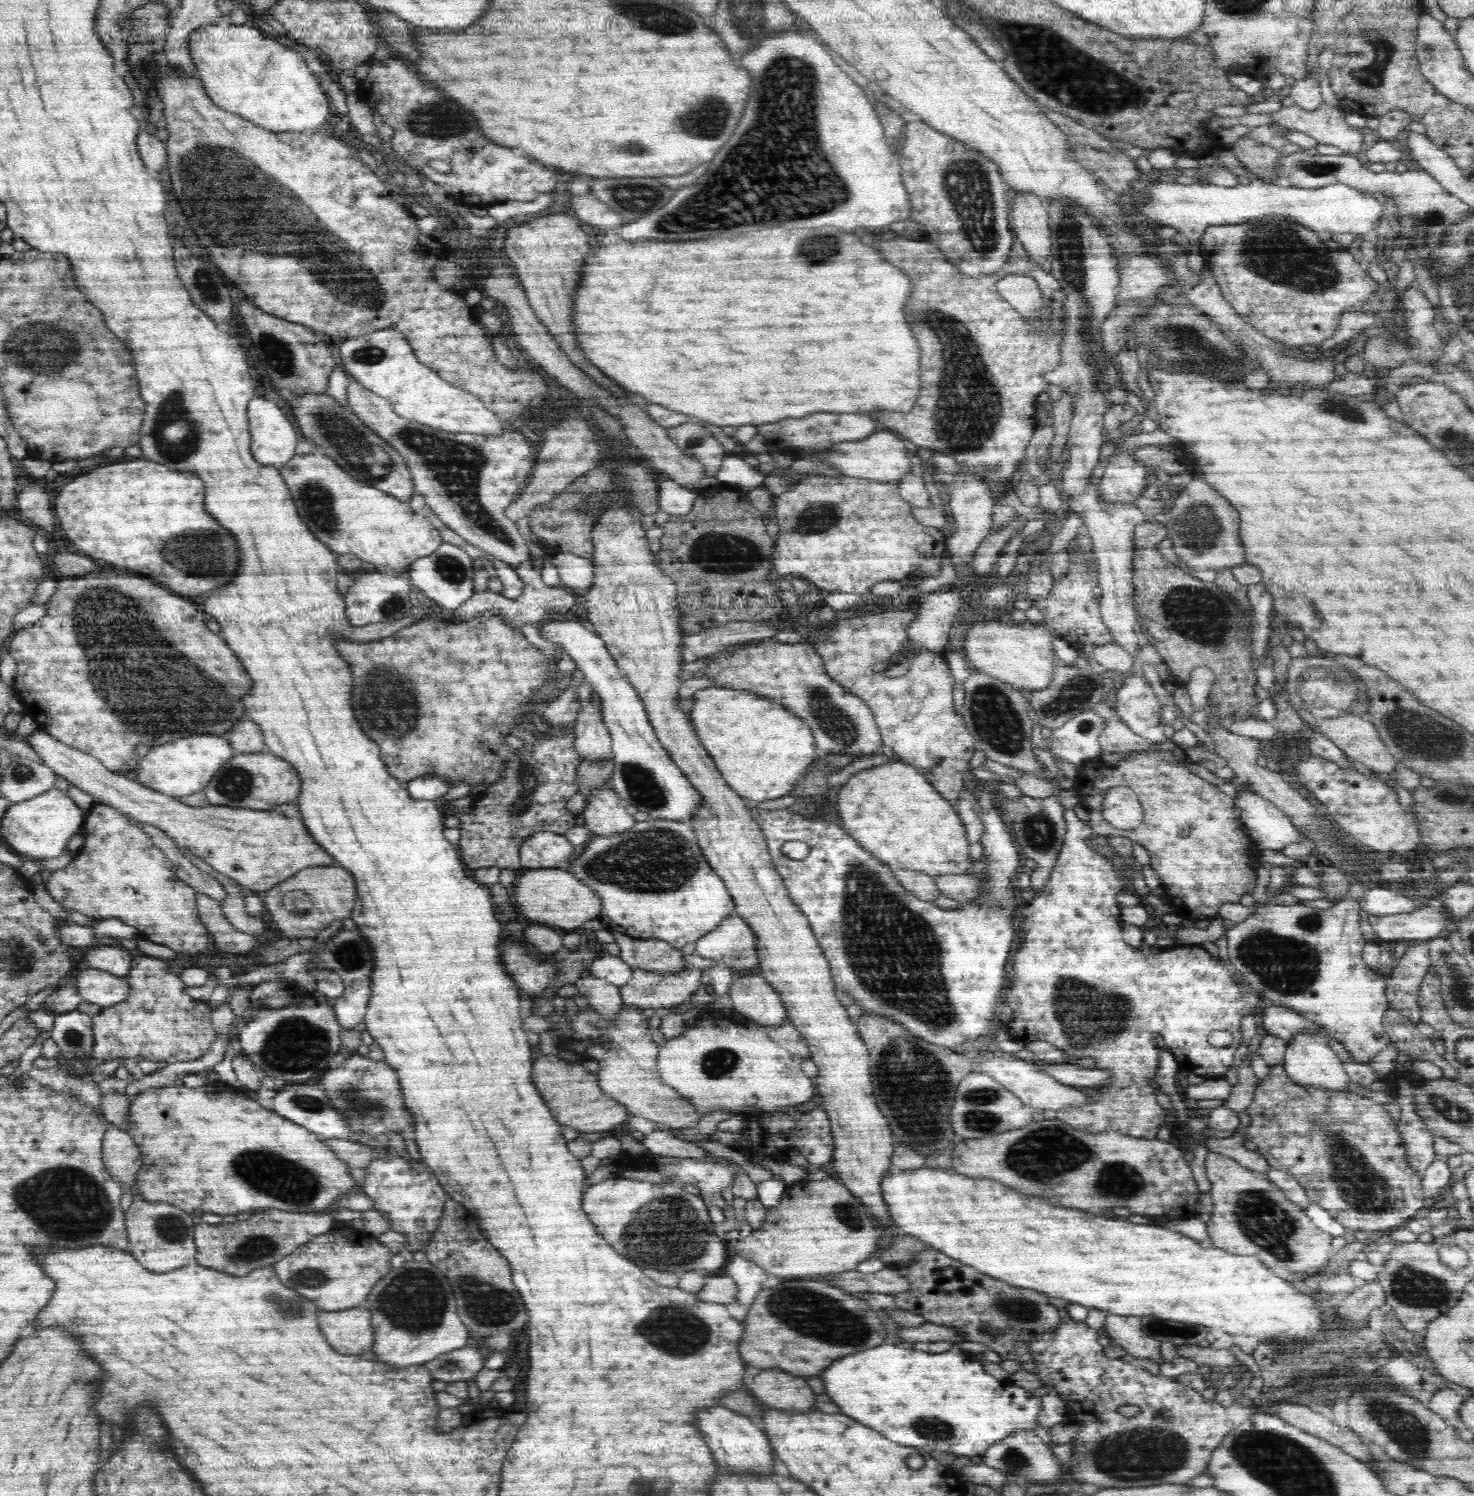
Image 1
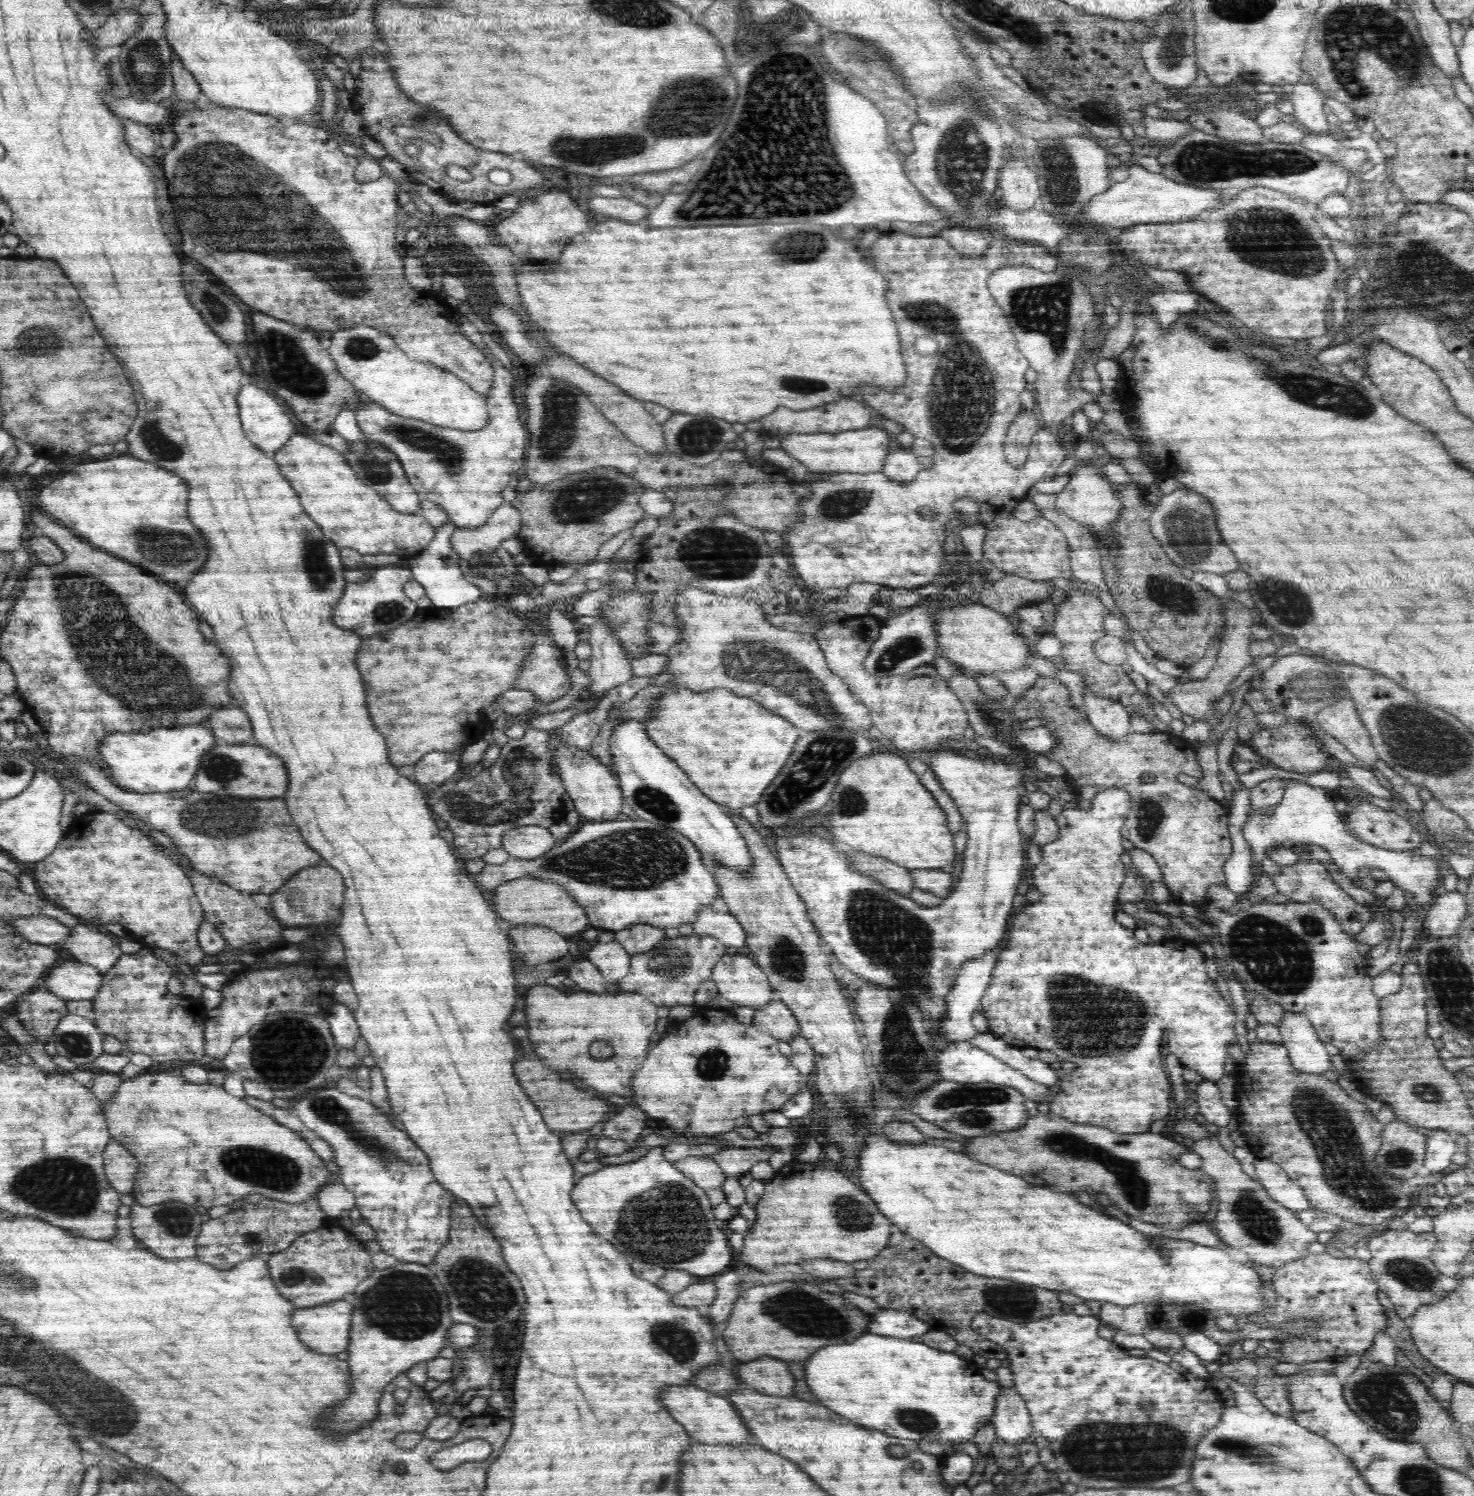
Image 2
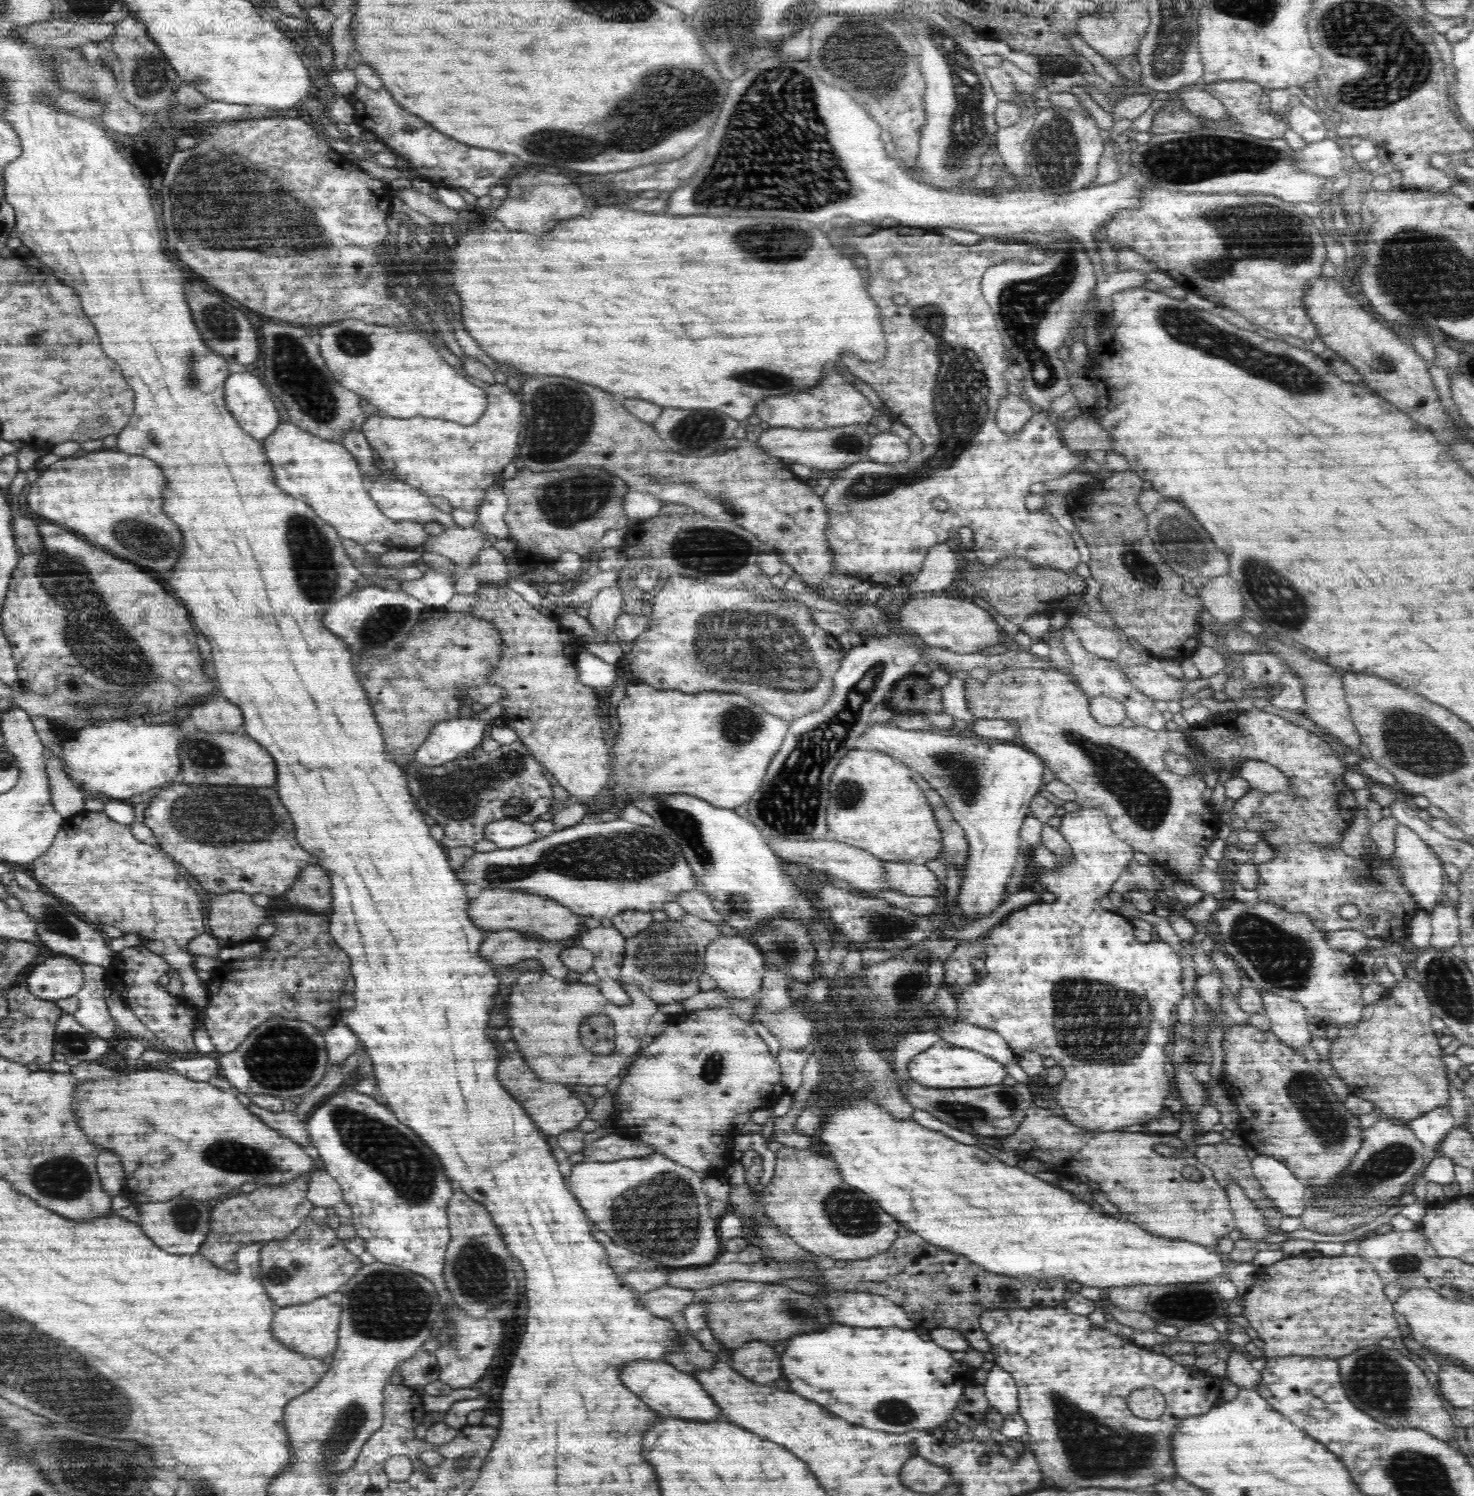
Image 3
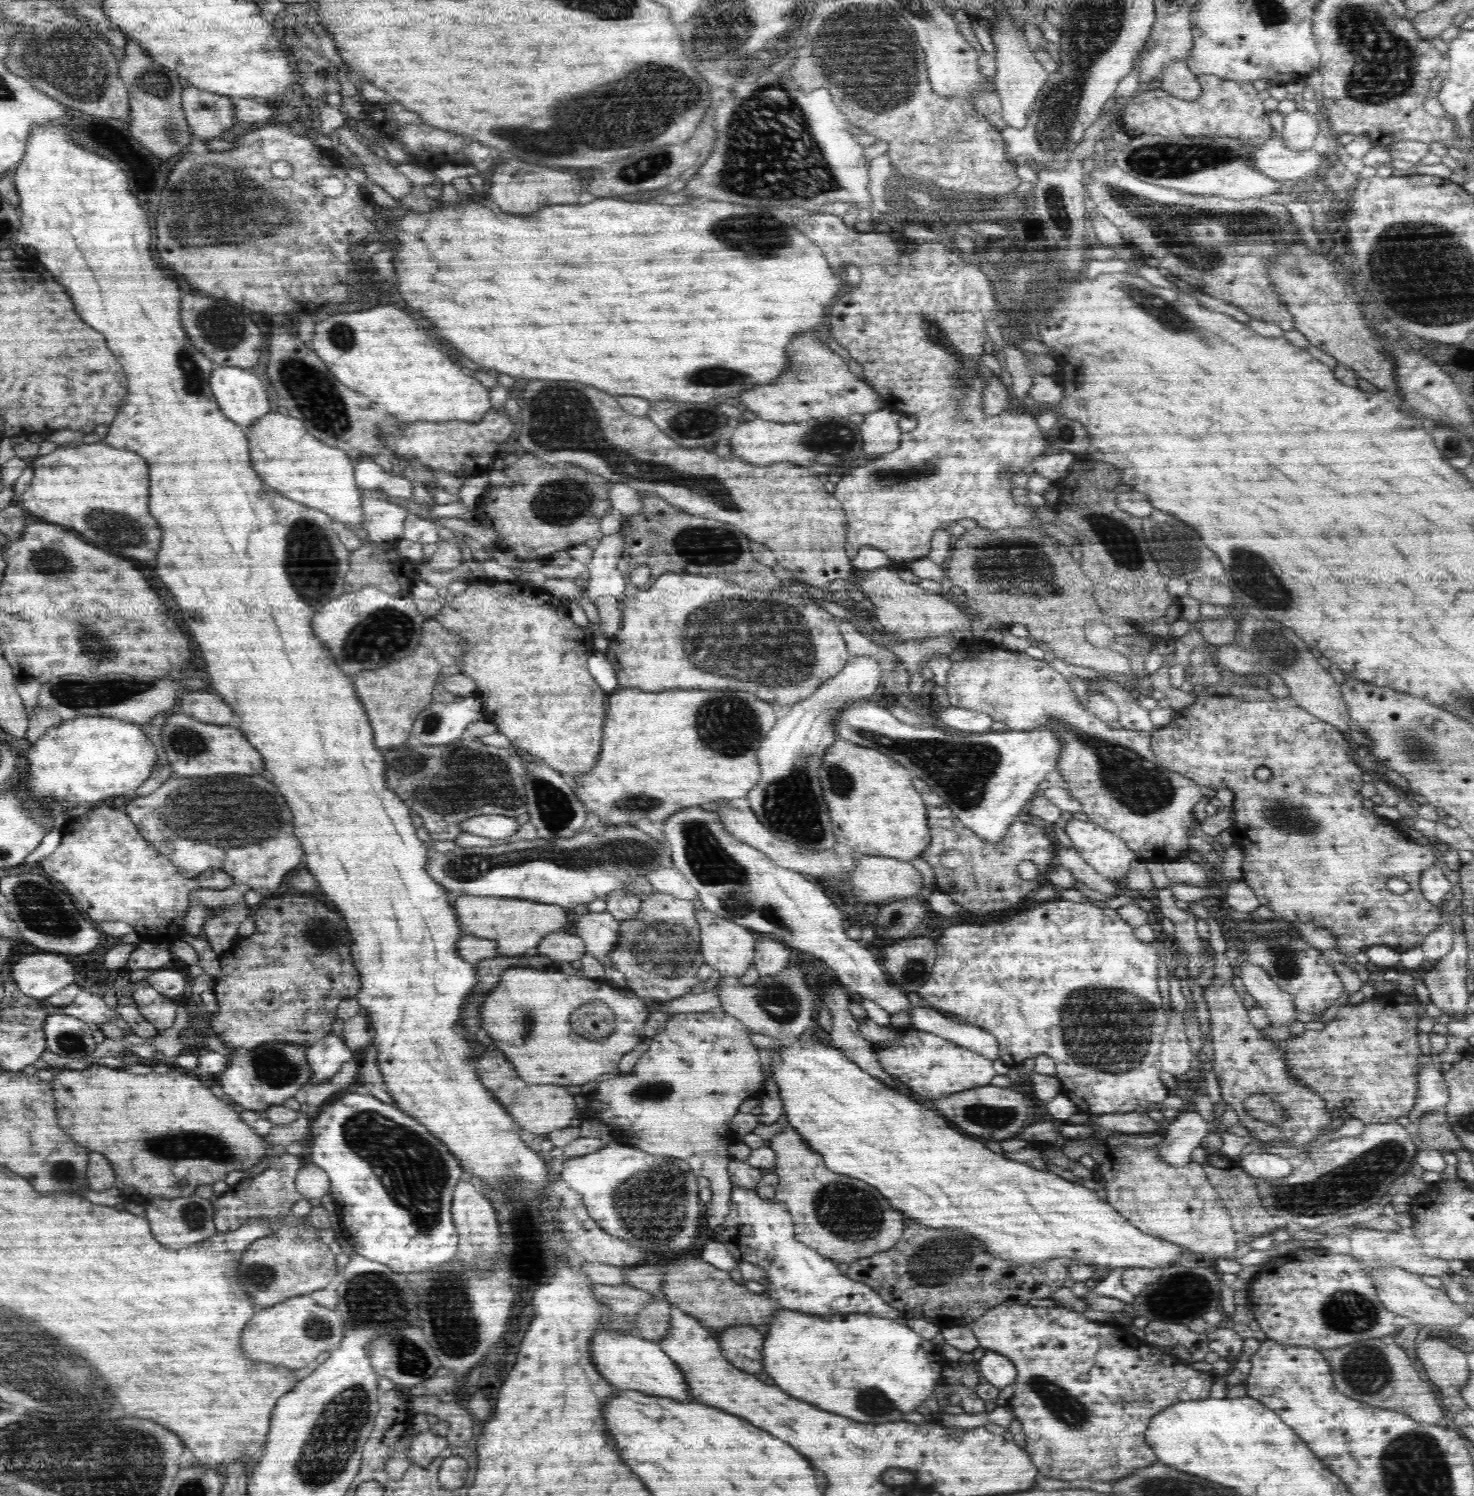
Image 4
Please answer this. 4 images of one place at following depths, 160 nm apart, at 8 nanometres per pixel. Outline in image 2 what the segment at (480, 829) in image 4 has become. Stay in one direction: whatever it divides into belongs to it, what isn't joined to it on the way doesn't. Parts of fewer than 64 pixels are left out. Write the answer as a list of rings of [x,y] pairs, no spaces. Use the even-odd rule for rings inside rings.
[[[536,825],[512,828],[503,835],[502,848],[514,858],[540,858],[555,844],[548,829]]]

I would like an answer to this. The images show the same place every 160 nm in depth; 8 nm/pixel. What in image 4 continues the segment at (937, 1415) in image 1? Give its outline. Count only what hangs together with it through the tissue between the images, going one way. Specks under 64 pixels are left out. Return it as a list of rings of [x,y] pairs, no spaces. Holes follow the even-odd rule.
[[[782,1308],[772,1316],[774,1324],[770,1326],[770,1334],[766,1336],[764,1342],[764,1370],[774,1378],[774,1382],[788,1392],[790,1396],[810,1402],[822,1410],[828,1412],[836,1412],[842,1414],[846,1418],[852,1418],[856,1422],[872,1422],[872,1424],[880,1424],[880,1422],[896,1422],[896,1420],[904,1420],[906,1414],[914,1412],[914,1410],[927,1410],[934,1407],[934,1388],[936,1384],[942,1381],[942,1370],[948,1361],[942,1355],[941,1347],[930,1343],[922,1336],[919,1336],[914,1330],[908,1328],[908,1325],[902,1326],[904,1322],[894,1322],[888,1318],[876,1318],[876,1315],[866,1314],[846,1314],[846,1316],[810,1316],[810,1314],[802,1314],[802,1312],[790,1312],[789,1309]]]

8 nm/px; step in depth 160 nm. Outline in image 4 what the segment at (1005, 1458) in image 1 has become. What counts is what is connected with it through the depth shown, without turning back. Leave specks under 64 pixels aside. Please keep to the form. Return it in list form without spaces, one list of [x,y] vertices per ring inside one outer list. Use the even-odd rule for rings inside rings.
[[[986,1351],[986,1354],[978,1362],[978,1371],[982,1372],[982,1376],[998,1389],[1013,1384],[1017,1376],[1015,1364],[1003,1354]]]

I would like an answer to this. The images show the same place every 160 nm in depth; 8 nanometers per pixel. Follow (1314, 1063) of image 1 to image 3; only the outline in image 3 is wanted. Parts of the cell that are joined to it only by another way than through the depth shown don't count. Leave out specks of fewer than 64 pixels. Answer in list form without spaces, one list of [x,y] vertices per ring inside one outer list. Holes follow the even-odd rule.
[[[1259,989],[1258,991],[1264,1001],[1265,1014],[1270,1021],[1270,1030],[1284,1044],[1301,1053],[1302,1048],[1310,1045],[1312,1040],[1305,1008],[1292,999],[1282,998]]]

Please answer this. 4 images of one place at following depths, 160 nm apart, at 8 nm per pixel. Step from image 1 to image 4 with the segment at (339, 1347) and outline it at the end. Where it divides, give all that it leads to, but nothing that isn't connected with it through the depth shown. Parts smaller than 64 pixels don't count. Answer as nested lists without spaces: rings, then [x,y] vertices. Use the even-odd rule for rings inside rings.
[[[300,1295],[260,1310],[244,1328],[242,1348],[252,1360],[270,1362],[294,1371],[308,1366],[322,1352],[335,1349],[343,1334],[343,1320],[337,1311],[318,1305],[310,1295]]]

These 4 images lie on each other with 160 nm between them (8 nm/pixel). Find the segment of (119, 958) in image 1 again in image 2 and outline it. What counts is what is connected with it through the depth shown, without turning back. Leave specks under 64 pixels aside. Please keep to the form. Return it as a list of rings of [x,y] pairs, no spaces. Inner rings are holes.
[[[83,921],[77,927],[70,928],[70,936],[64,938],[62,945],[77,961],[92,965],[101,973],[114,968],[123,954],[112,936]]]

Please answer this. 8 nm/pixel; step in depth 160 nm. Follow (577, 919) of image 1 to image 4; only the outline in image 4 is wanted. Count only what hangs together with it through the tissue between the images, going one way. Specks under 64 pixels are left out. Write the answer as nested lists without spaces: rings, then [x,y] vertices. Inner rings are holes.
[[[460,895],[452,908],[464,934],[496,940],[496,952],[508,957],[533,953],[546,934],[566,930],[568,924],[563,907],[528,899]]]

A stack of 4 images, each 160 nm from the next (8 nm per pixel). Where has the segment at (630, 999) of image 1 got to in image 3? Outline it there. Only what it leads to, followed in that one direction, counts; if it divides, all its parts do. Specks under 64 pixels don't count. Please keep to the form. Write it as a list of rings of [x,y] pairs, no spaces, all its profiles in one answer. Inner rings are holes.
[[[685,912],[681,921],[655,921],[640,934],[625,940],[620,979],[623,984],[640,987],[657,1005],[681,1002],[698,994],[700,980],[706,974],[704,954],[708,944],[720,934],[720,928],[708,919]]]

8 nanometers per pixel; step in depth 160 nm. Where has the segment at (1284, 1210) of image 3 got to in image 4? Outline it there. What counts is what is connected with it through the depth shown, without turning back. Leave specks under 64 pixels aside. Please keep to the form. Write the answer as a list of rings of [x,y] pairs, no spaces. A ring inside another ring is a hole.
[[[1250,1153],[1237,1162],[1250,1177],[1268,1179],[1270,1183],[1276,1179],[1284,1179],[1292,1175],[1293,1168],[1288,1159],[1271,1153]]]

